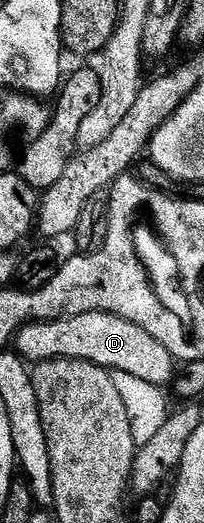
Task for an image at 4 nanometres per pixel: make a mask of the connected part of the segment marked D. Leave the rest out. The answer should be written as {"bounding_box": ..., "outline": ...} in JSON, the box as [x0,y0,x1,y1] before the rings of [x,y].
{"bounding_box":[16,313,176,387],"outline":[[[85,313],[55,321],[33,321],[19,331],[16,351],[27,363],[76,359],[144,379],[144,383],[159,387],[169,386],[176,376],[176,359],[160,339],[152,339],[144,327],[136,327],[136,323],[128,323],[128,319],[120,319],[120,315],[111,313]]]}

